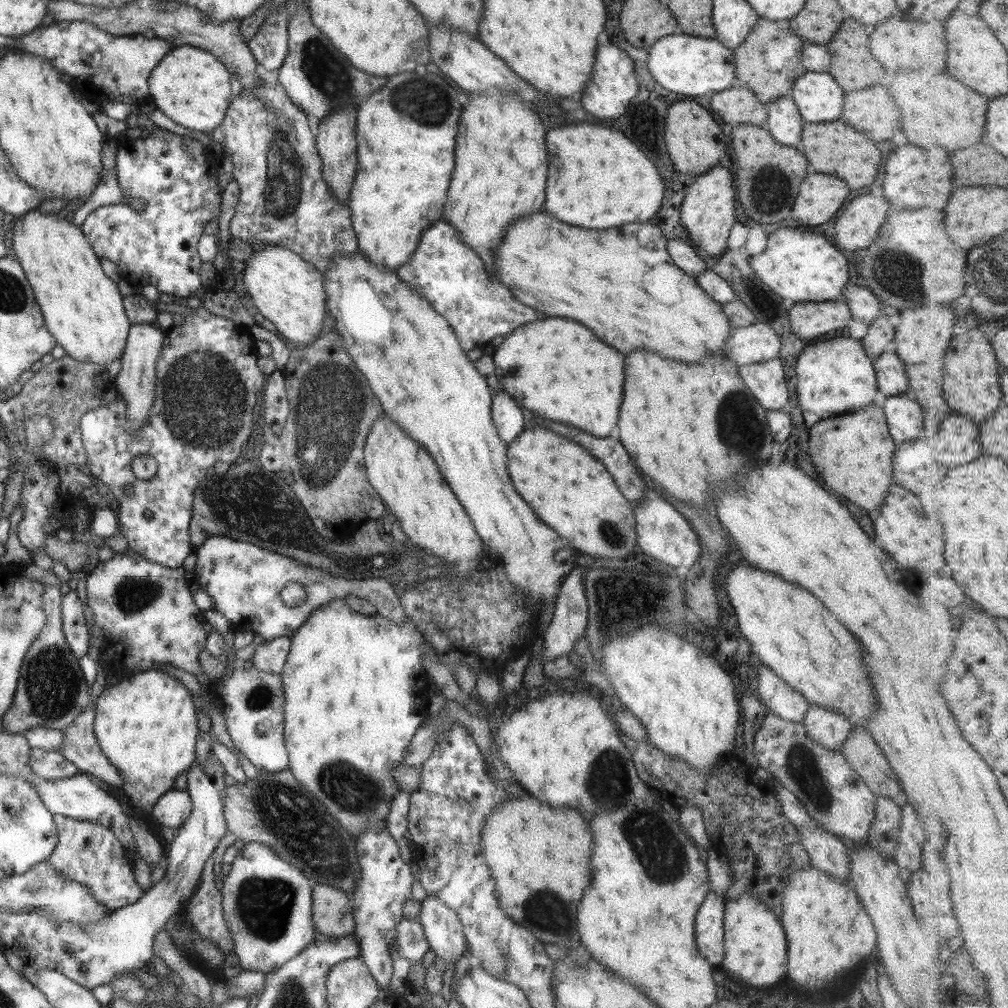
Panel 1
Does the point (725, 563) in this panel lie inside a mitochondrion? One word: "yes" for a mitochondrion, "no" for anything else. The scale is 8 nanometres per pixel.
no

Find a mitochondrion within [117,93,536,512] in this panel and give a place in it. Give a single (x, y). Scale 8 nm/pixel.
(324, 444)

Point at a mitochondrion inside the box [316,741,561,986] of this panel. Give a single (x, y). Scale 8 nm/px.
(505, 960)

